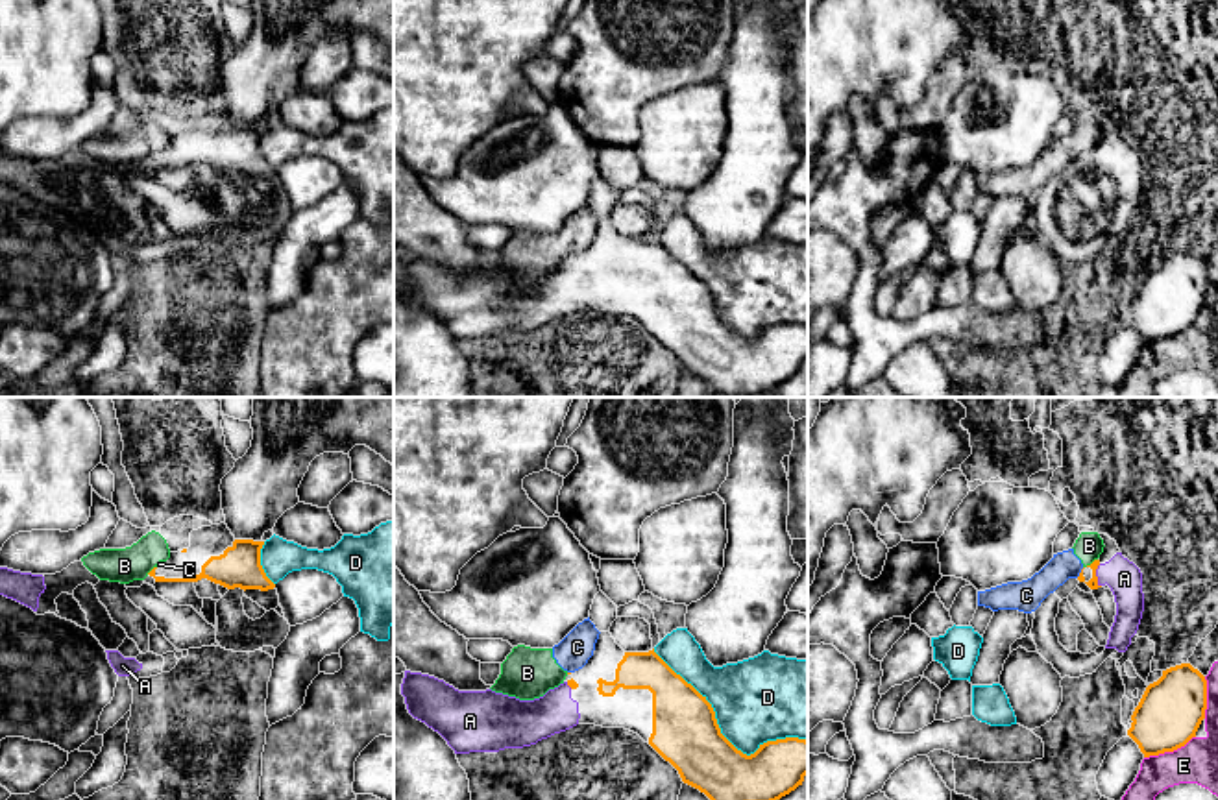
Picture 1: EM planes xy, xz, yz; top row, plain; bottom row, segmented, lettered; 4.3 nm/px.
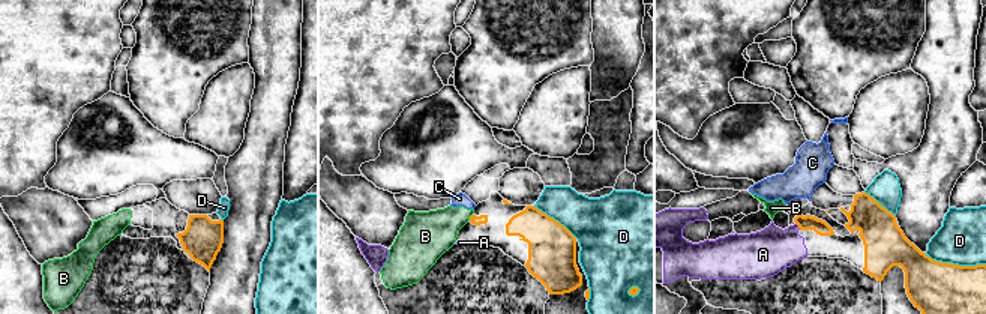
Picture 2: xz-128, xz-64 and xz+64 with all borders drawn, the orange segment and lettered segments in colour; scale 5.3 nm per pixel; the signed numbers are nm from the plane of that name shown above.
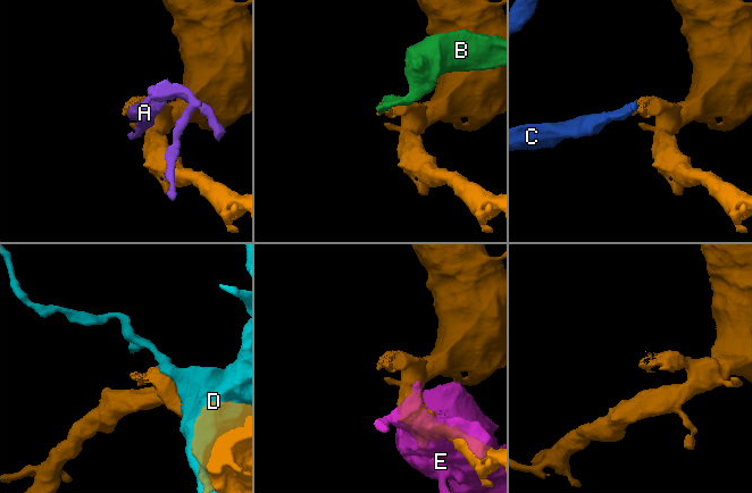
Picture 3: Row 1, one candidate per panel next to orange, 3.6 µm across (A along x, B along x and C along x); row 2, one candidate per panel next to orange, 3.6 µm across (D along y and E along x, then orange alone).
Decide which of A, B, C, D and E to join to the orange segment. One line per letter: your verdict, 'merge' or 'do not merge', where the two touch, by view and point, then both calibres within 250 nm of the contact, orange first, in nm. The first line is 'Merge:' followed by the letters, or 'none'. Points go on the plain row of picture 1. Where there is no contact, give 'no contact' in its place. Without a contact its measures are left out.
Merge: A
A: merge; meets orange in yz at (1095, 161); 50 nm thick on the orange side, 150 nm on the other
B: do not merge; meets orange in yz at (1091, 150); 50 nm thick on the orange side, 120 nm on the other
C: do not merge; meets orange in yz at (1080, 159); 50 nm thick on the orange side, 130 nm on the other
D: do not merge; meets orange in xz at (719, 318); 280 nm thick on the orange side, 380 nm on the other
E: do not merge; meets orange in yz at (1169, 337); 280 nm thick on the orange side, 180 nm on the other

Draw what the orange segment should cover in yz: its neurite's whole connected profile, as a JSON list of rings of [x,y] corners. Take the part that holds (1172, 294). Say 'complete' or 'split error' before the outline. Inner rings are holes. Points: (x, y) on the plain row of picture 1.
complete; [[[1181,249],[1163,257],[1163,262],[1150,270],[1131,301],[1127,321],[1139,331],[1144,344],[1174,338],[1185,333],[1205,305],[1207,266],[1190,249]]]

